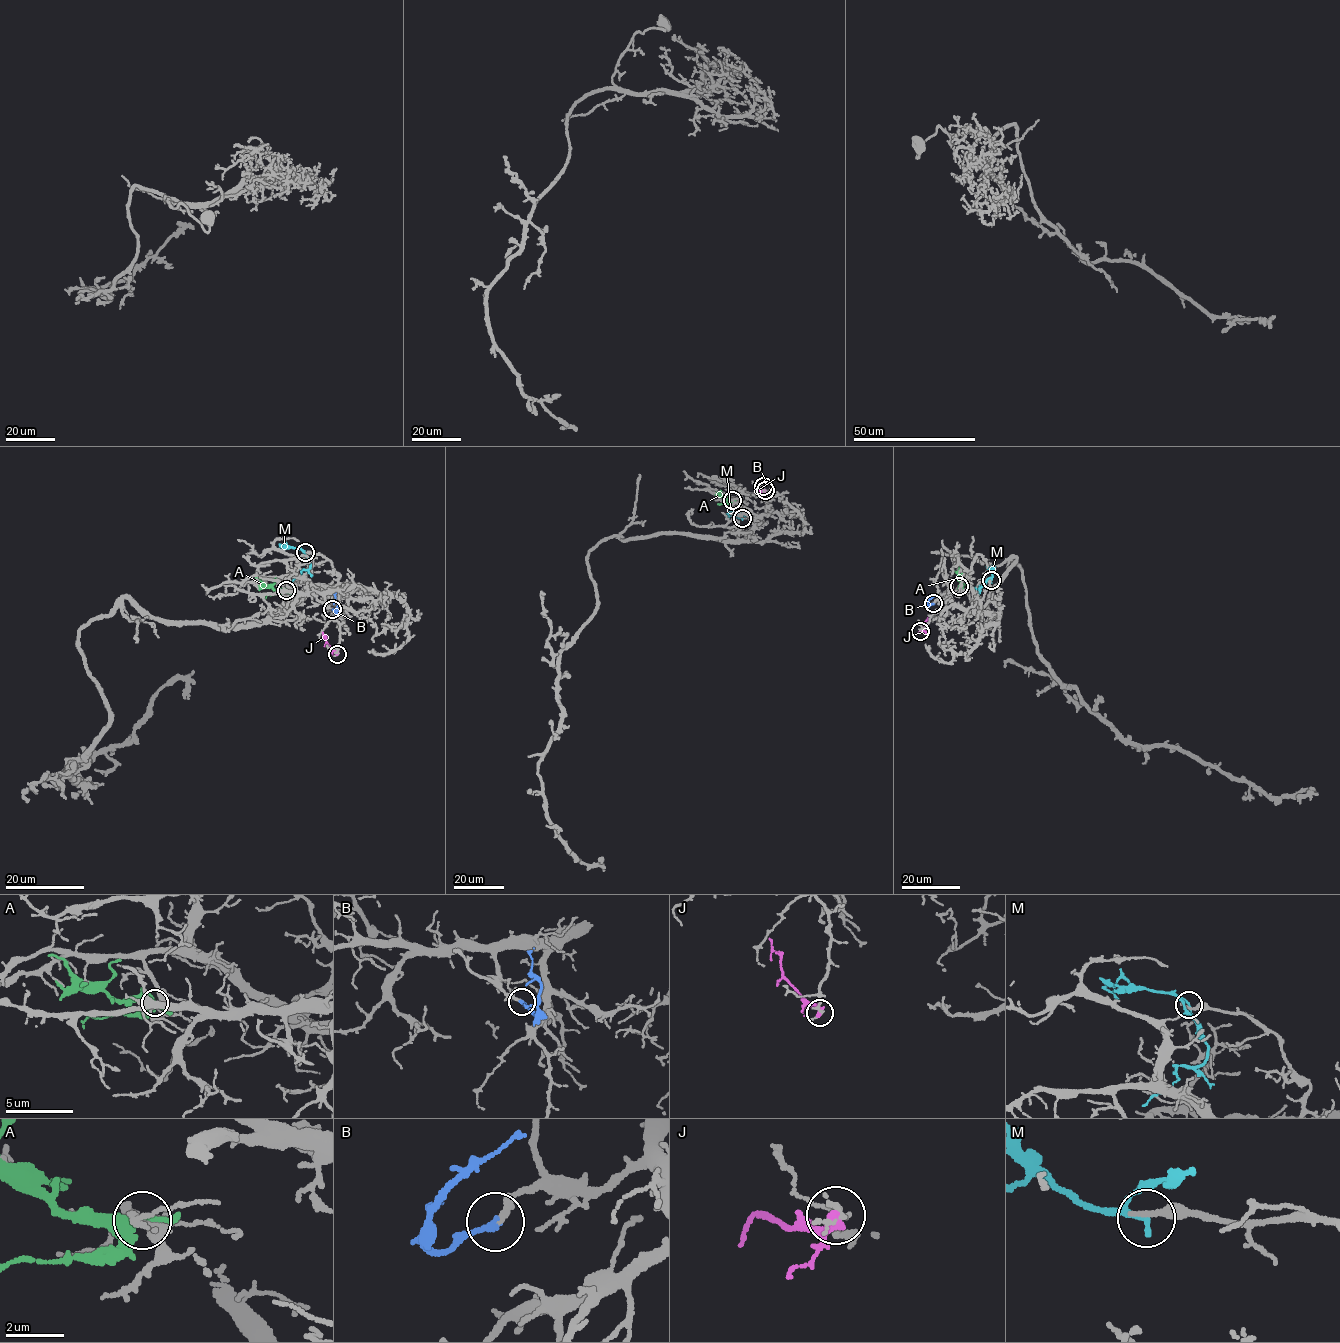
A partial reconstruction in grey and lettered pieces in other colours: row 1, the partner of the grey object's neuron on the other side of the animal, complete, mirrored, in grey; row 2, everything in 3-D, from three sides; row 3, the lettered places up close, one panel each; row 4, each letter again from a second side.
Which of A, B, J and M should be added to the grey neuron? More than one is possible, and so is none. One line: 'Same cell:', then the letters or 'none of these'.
Same cell: B

